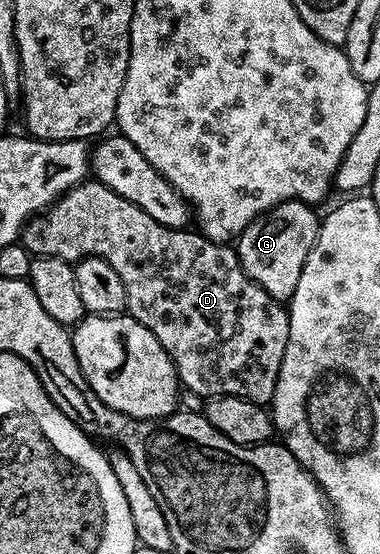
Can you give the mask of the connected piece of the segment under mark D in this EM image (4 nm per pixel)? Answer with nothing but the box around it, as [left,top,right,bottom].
[19,178,289,406]

